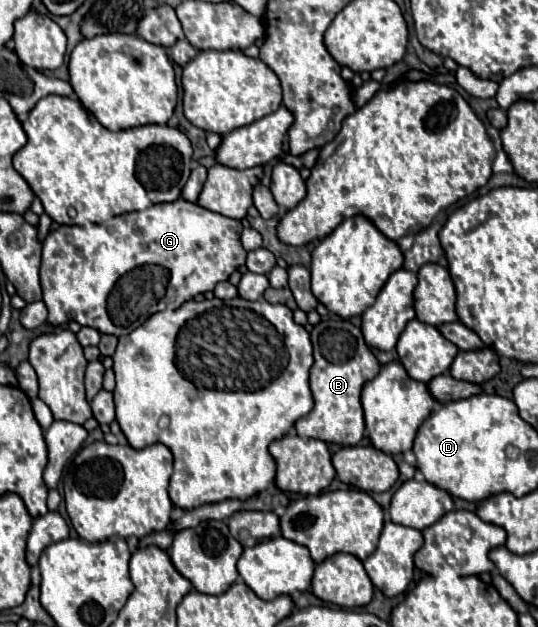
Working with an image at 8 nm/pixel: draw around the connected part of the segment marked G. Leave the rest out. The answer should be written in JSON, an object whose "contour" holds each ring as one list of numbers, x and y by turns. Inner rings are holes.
{"contour":[[183,198,175,200,175,202,163,202,159,206,149,206,147,210,143,212,127,212,127,214,119,214,119,216,113,216,109,218,107,222,99,224,99,226,59,226,57,230,51,230,43,242,43,260,41,260,41,290,43,290,43,302,47,306,47,322,51,326,61,326,61,324,67,324,71,320,79,322,81,326,89,326,89,328,95,328,99,330,101,334,113,334,113,336,123,336,123,334,129,334,131,330,139,328,151,314,155,312,161,312,161,310,167,310,167,308,179,308,183,302,189,302,193,300,197,294,203,294,203,292,209,292,213,290,219,282,223,280,229,280,229,276,245,264,245,248,241,246,241,222,239,220,233,220,233,218,227,218,223,214,215,214,211,210,203,210,203,206,199,204,191,204],[157,268,163,268,167,272,167,284,165,288,161,290,161,272]]}

